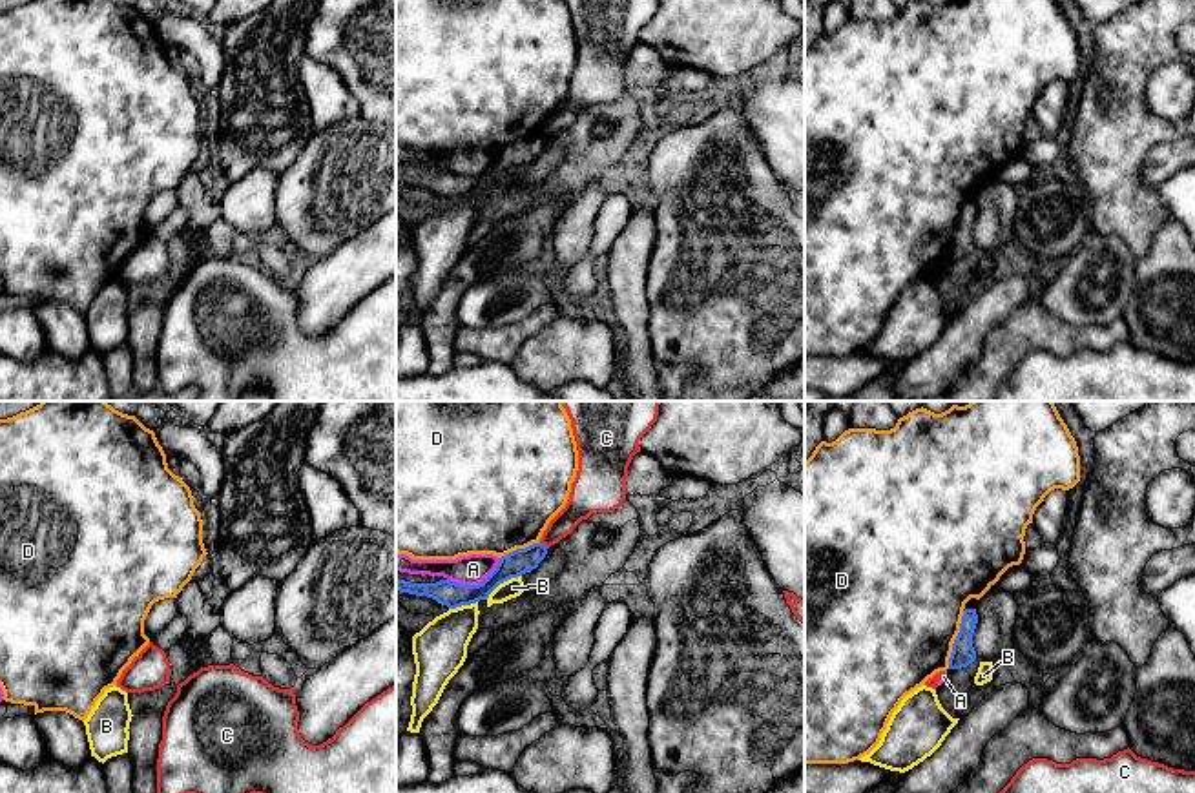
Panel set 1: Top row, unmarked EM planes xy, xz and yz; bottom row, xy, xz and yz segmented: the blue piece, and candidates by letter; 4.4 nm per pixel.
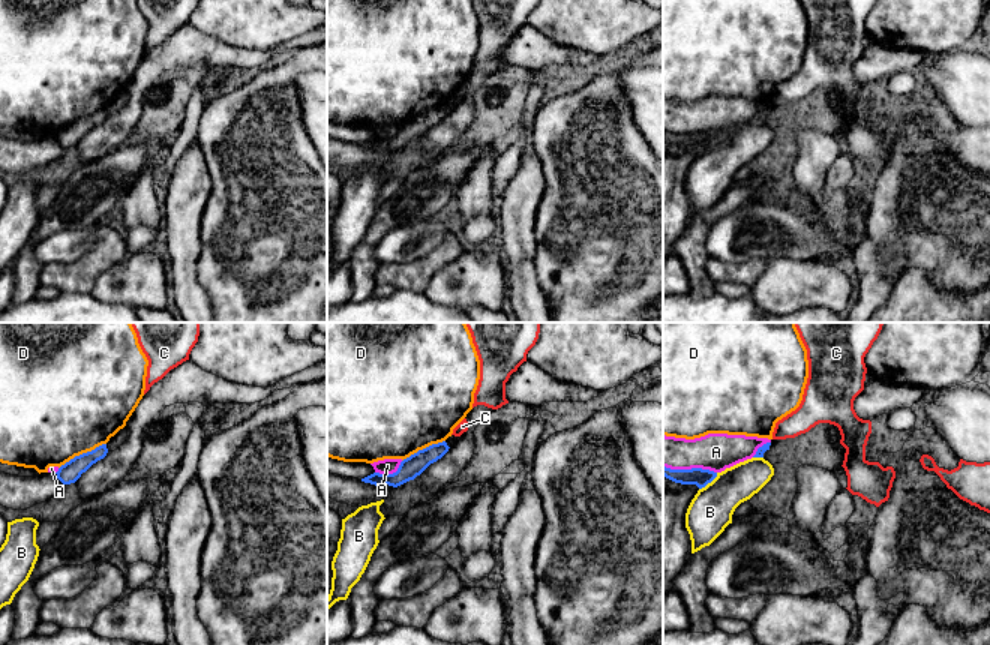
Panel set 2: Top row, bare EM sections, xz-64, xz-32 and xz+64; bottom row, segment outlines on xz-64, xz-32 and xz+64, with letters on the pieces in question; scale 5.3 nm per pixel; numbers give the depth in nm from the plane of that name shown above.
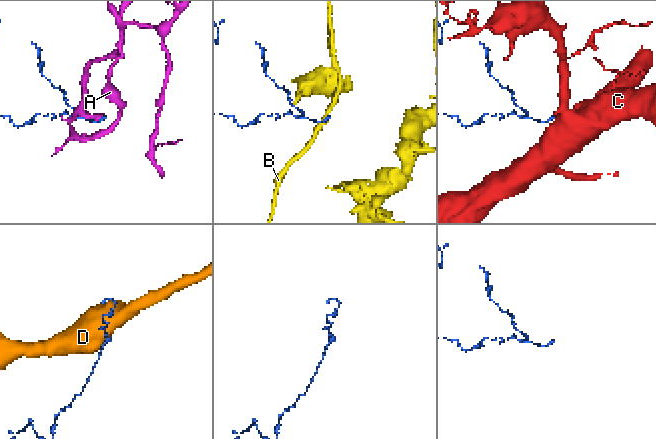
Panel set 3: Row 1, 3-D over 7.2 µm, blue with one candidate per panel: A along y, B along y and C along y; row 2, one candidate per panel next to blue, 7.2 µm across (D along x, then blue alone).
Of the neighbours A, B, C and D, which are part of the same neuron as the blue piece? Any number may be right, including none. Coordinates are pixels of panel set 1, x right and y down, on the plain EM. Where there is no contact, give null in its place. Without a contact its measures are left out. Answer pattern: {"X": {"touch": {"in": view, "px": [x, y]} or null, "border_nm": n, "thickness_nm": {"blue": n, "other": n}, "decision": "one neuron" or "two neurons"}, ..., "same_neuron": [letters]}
{"A": {"touch": {"in": "xz", "px": [475, 177]}, "border_nm": 260, "thickness_nm": {"blue": 120, "other": 140}, "decision": "two neurons"}, "B": {"touch": {"in": "xz", "px": [502, 174]}, "border_nm": 190, "thickness_nm": {"blue": 120, "other": 90}, "decision": "two neurons"}, "C": {"touch": {"in": "xz", "px": [544, 137]}, "border_nm": 50, "thickness_nm": {"blue": 120, "other": 120}, "decision": "two neurons"}, "D": {"touch": {"in": "yz", "px": [955, 232]}, "border_nm": 260, "thickness_nm": {"blue": 100, "other": 500}, "decision": "two neurons"}, "same_neuron": []}

